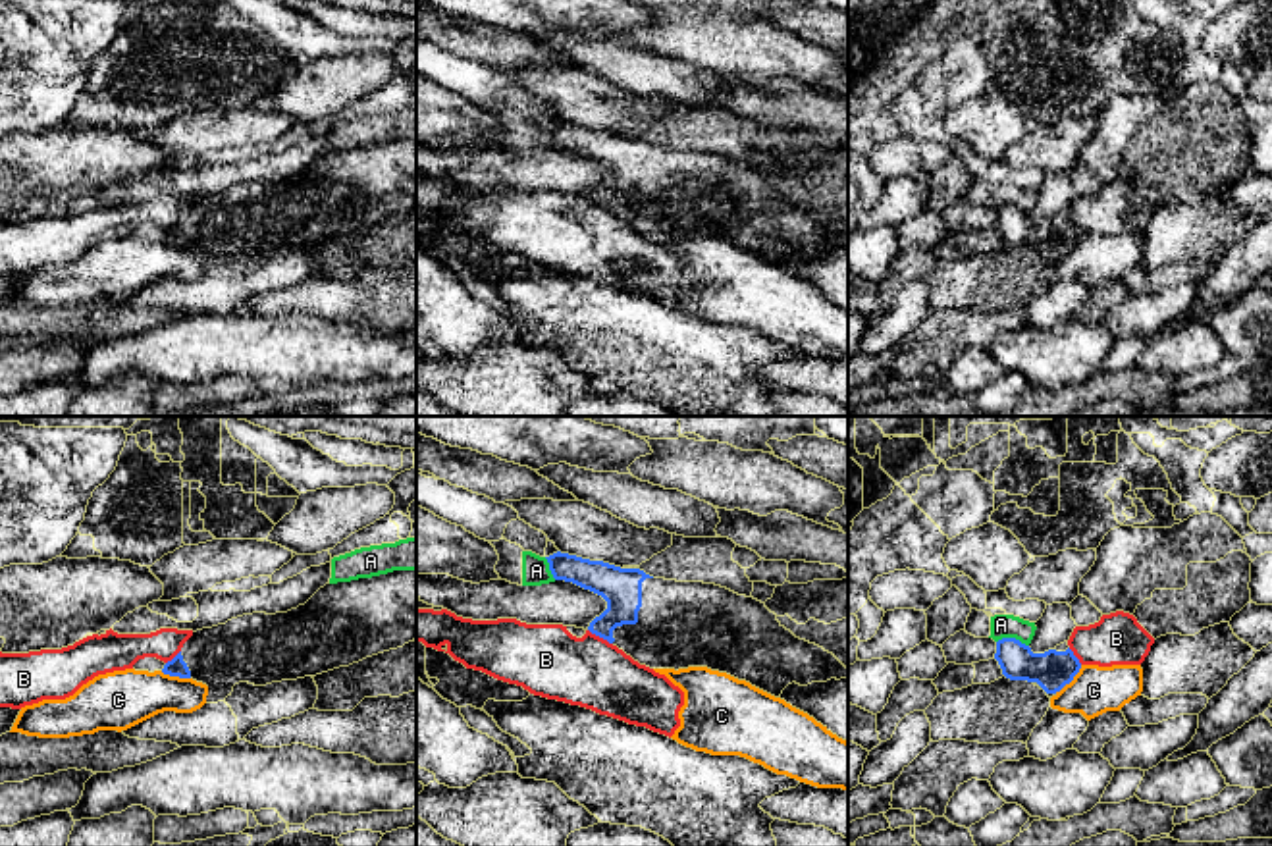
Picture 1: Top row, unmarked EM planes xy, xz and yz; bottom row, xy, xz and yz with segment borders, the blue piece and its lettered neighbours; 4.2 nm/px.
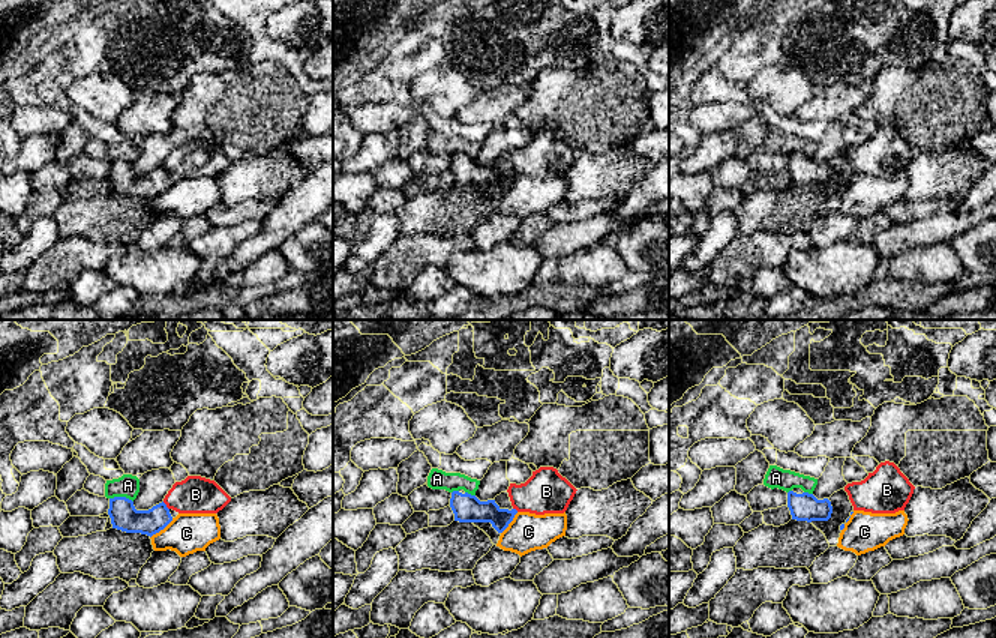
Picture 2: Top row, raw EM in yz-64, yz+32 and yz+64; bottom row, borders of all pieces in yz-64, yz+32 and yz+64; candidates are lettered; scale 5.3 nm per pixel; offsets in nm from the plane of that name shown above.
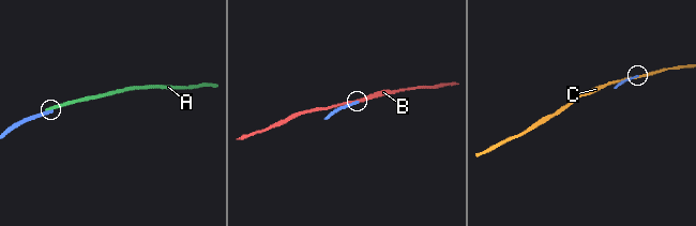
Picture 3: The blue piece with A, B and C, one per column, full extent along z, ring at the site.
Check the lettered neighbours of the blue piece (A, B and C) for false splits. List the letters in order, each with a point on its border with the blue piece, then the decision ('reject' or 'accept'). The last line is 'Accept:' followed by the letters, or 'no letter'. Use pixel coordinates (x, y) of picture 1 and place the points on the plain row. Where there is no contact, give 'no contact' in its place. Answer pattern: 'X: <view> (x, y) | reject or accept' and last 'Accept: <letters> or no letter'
A: yz (1012, 207) | reject
B: xz (600, 205) | reject
C: yz (1070, 249) | reject
Accept: no letter

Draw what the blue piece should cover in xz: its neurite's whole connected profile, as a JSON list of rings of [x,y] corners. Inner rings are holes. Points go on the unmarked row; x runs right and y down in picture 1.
[[[561,119],[545,127],[555,148],[572,150],[607,170],[607,177],[588,198],[649,237],[707,235],[775,266],[792,251],[808,254],[848,247],[848,237],[833,222],[796,206],[752,164],[738,164],[715,152],[653,146],[640,137],[621,137]]]

